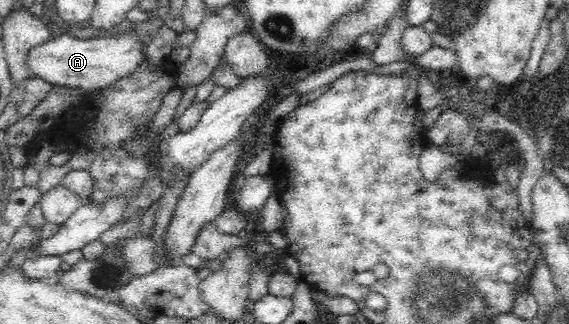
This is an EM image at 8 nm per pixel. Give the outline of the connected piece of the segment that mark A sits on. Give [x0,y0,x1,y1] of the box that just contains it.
[25,32,145,91]

